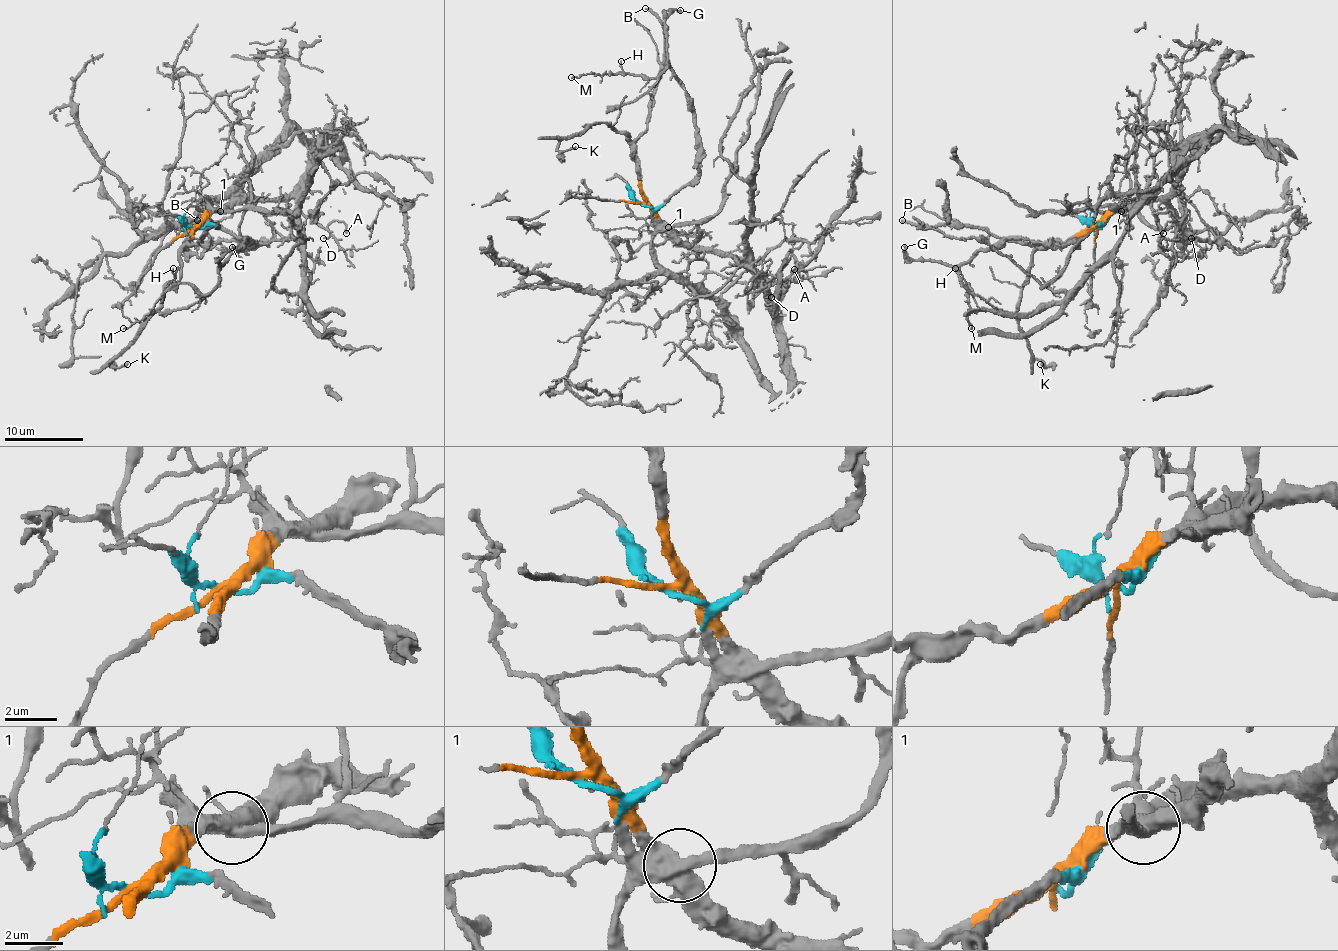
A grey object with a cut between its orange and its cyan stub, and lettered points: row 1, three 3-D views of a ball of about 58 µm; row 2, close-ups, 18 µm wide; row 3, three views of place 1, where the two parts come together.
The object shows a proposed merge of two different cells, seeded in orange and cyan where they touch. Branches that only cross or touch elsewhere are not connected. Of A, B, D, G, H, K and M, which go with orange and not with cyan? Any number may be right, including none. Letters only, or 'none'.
A, B, D, K

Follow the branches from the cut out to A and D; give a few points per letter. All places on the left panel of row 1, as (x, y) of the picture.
A: (193, 226), (234, 201), (284, 199), (305, 179), (301, 211), (325, 228), (333, 220), (341, 220), (347, 232)
D: (193, 226), (214, 211), (224, 211), (234, 201), (284, 199), (305, 179), (299, 209), (331, 232), (323, 238)

